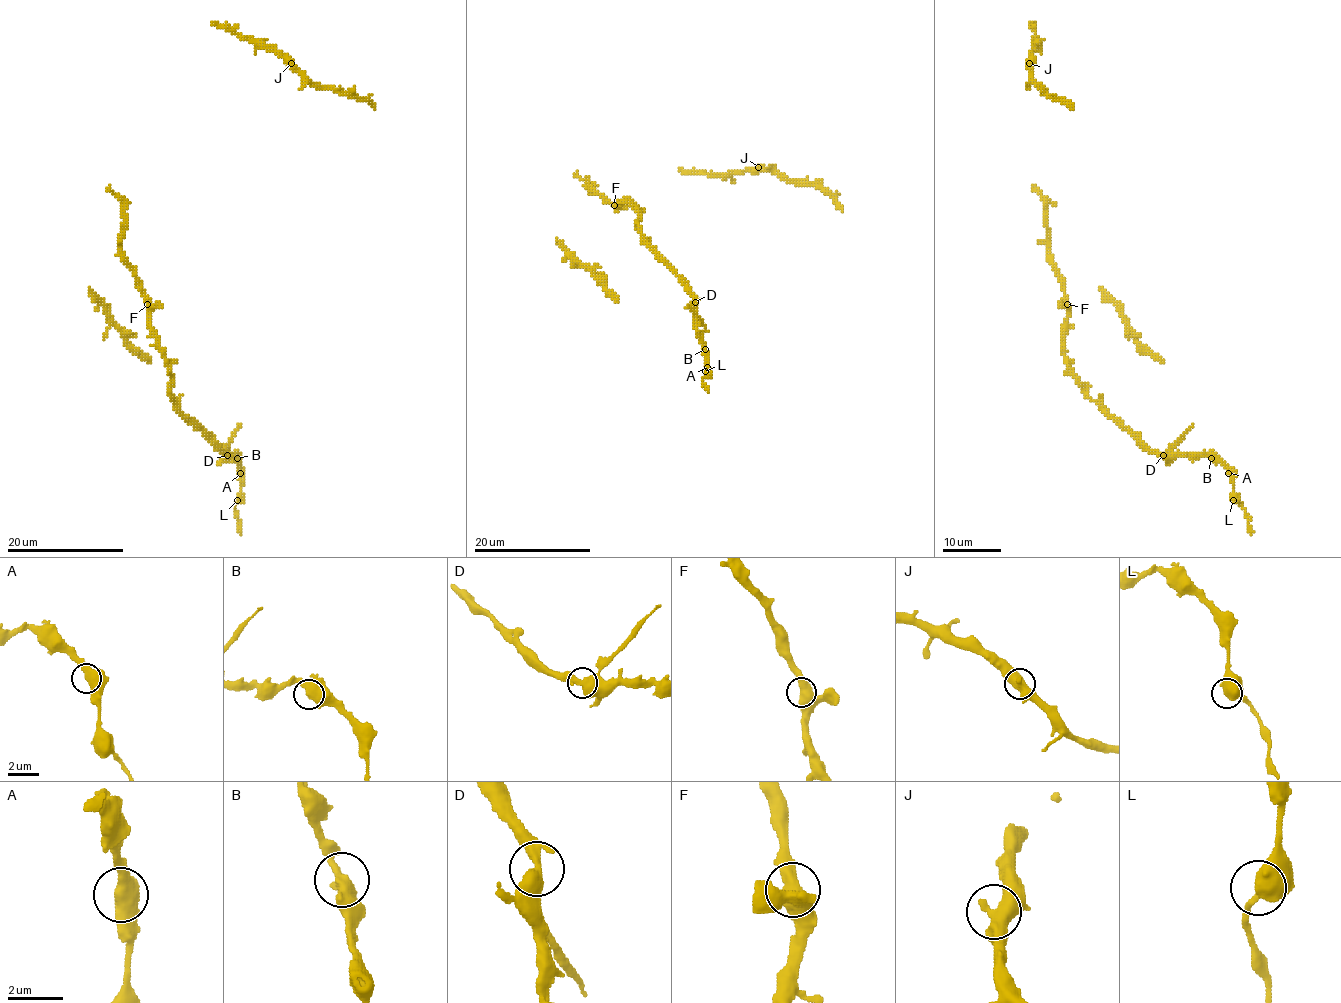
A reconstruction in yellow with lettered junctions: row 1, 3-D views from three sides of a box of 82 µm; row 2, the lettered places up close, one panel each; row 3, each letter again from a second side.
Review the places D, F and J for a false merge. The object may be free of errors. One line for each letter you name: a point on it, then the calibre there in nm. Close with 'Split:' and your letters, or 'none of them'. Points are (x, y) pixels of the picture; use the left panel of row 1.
Split: none of them

